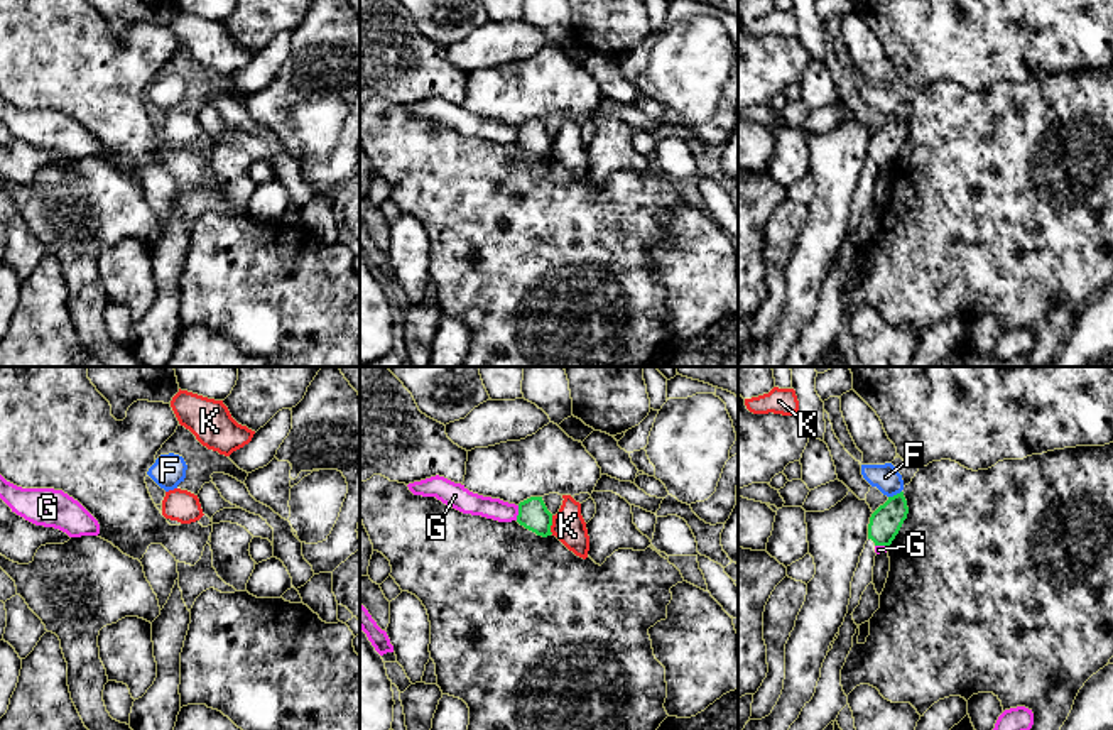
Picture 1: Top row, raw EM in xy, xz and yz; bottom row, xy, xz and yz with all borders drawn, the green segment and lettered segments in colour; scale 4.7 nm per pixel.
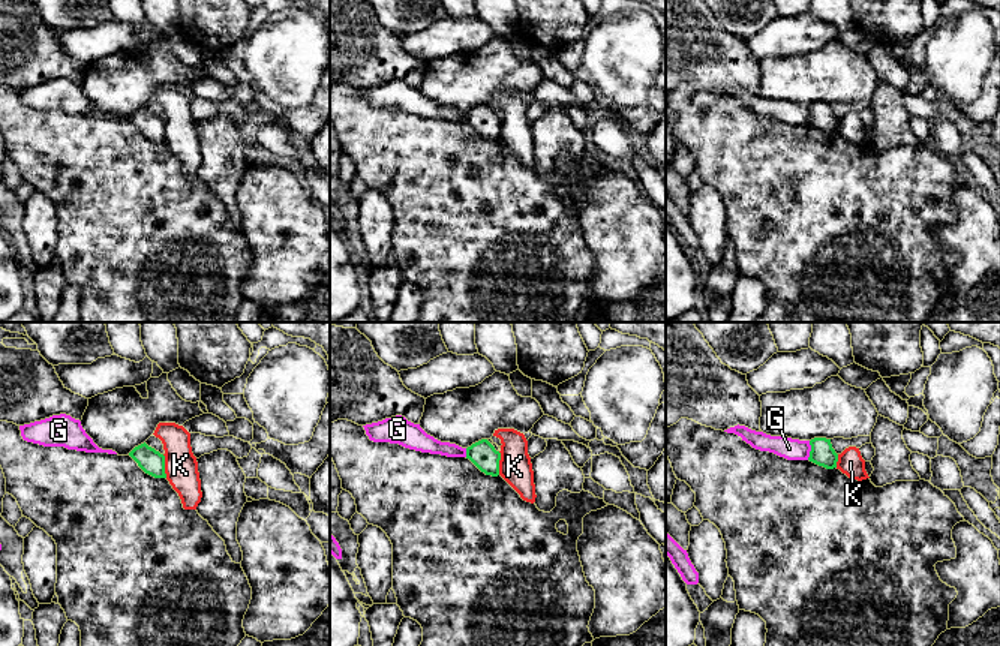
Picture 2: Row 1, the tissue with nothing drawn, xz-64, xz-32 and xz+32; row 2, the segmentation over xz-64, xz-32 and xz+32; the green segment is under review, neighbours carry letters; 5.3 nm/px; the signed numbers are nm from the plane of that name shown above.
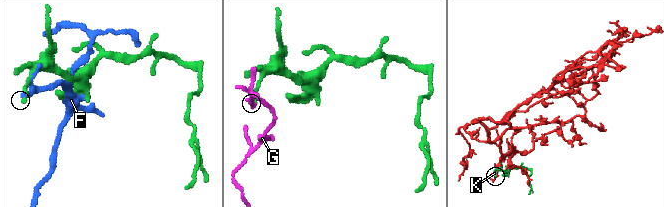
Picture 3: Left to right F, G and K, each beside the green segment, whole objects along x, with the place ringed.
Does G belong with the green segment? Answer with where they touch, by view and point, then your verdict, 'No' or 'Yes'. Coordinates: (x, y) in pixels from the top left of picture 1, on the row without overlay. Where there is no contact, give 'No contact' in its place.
Touches green at xz (519, 134). No

